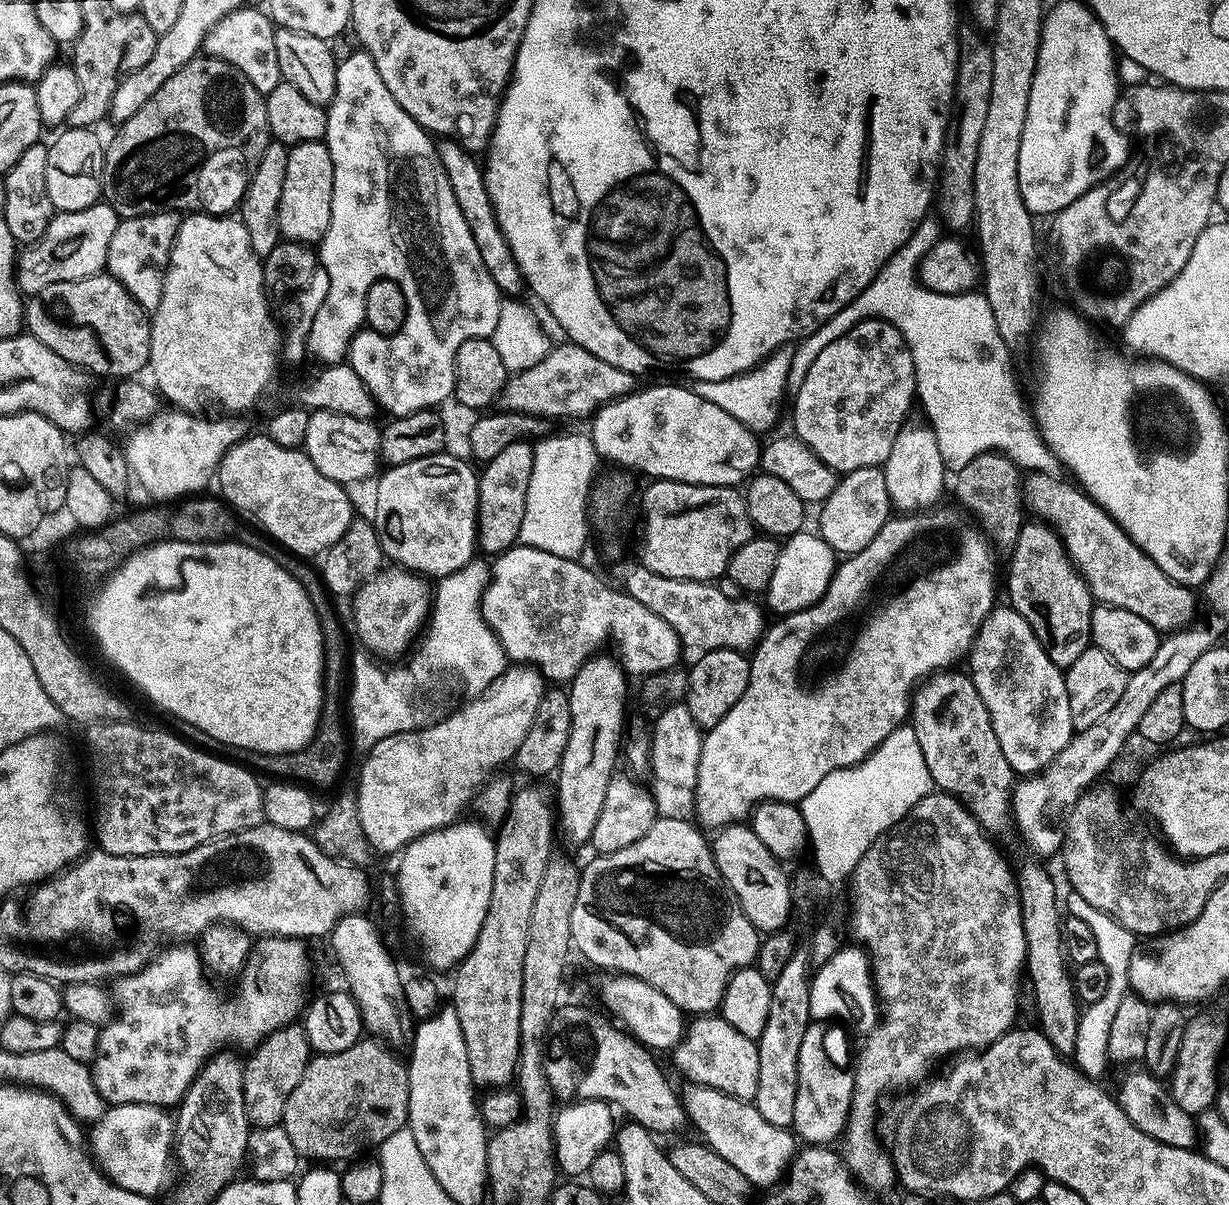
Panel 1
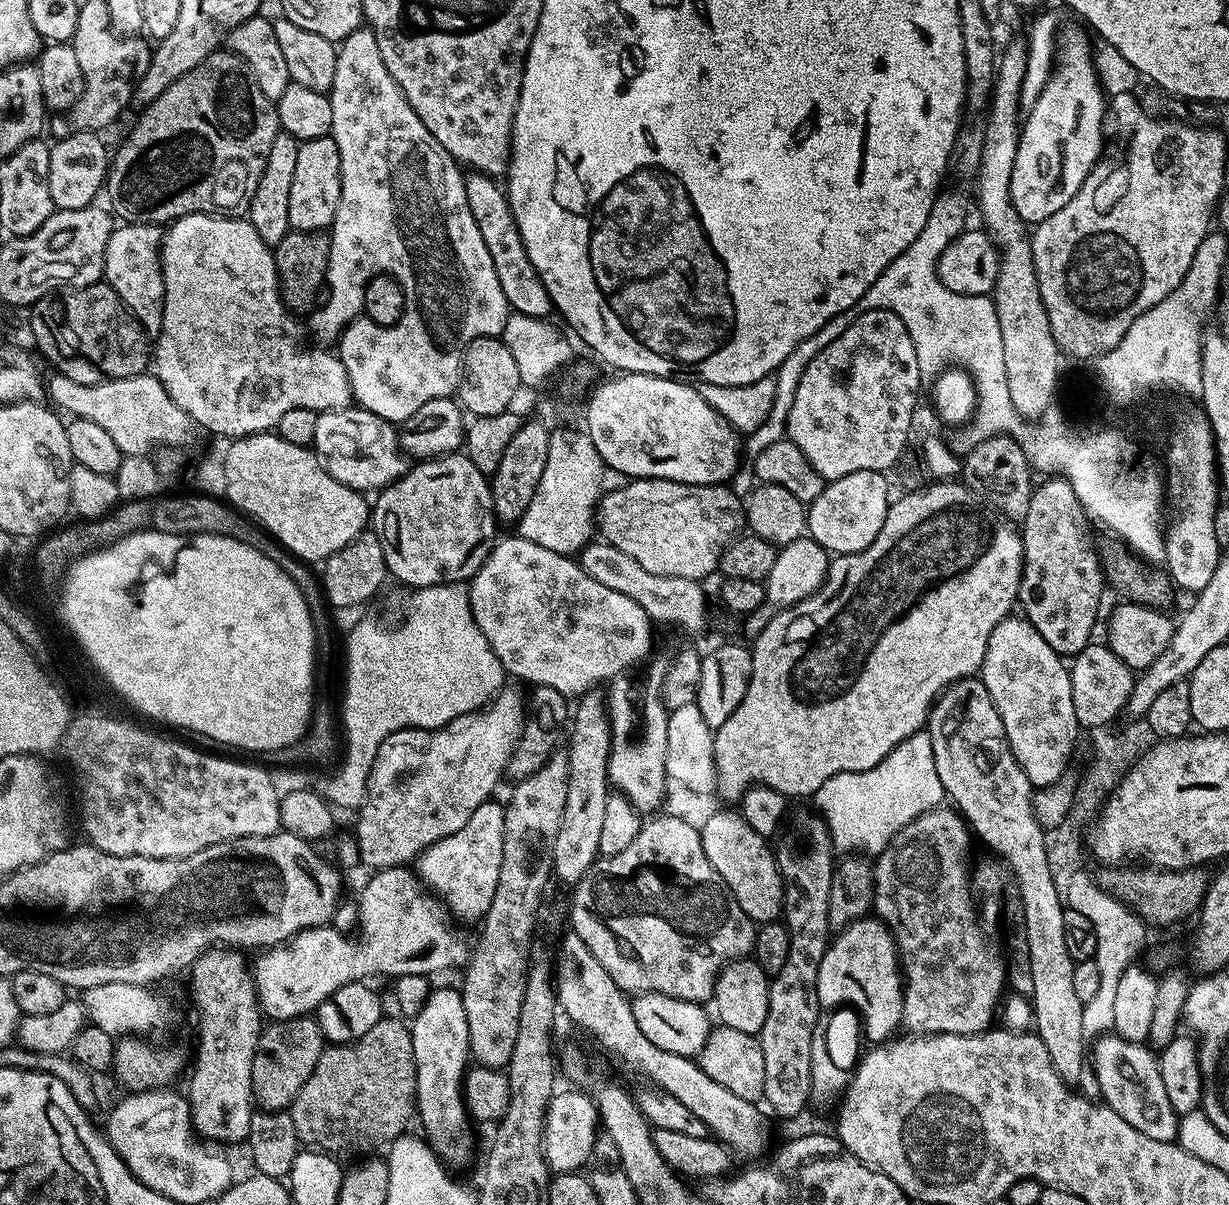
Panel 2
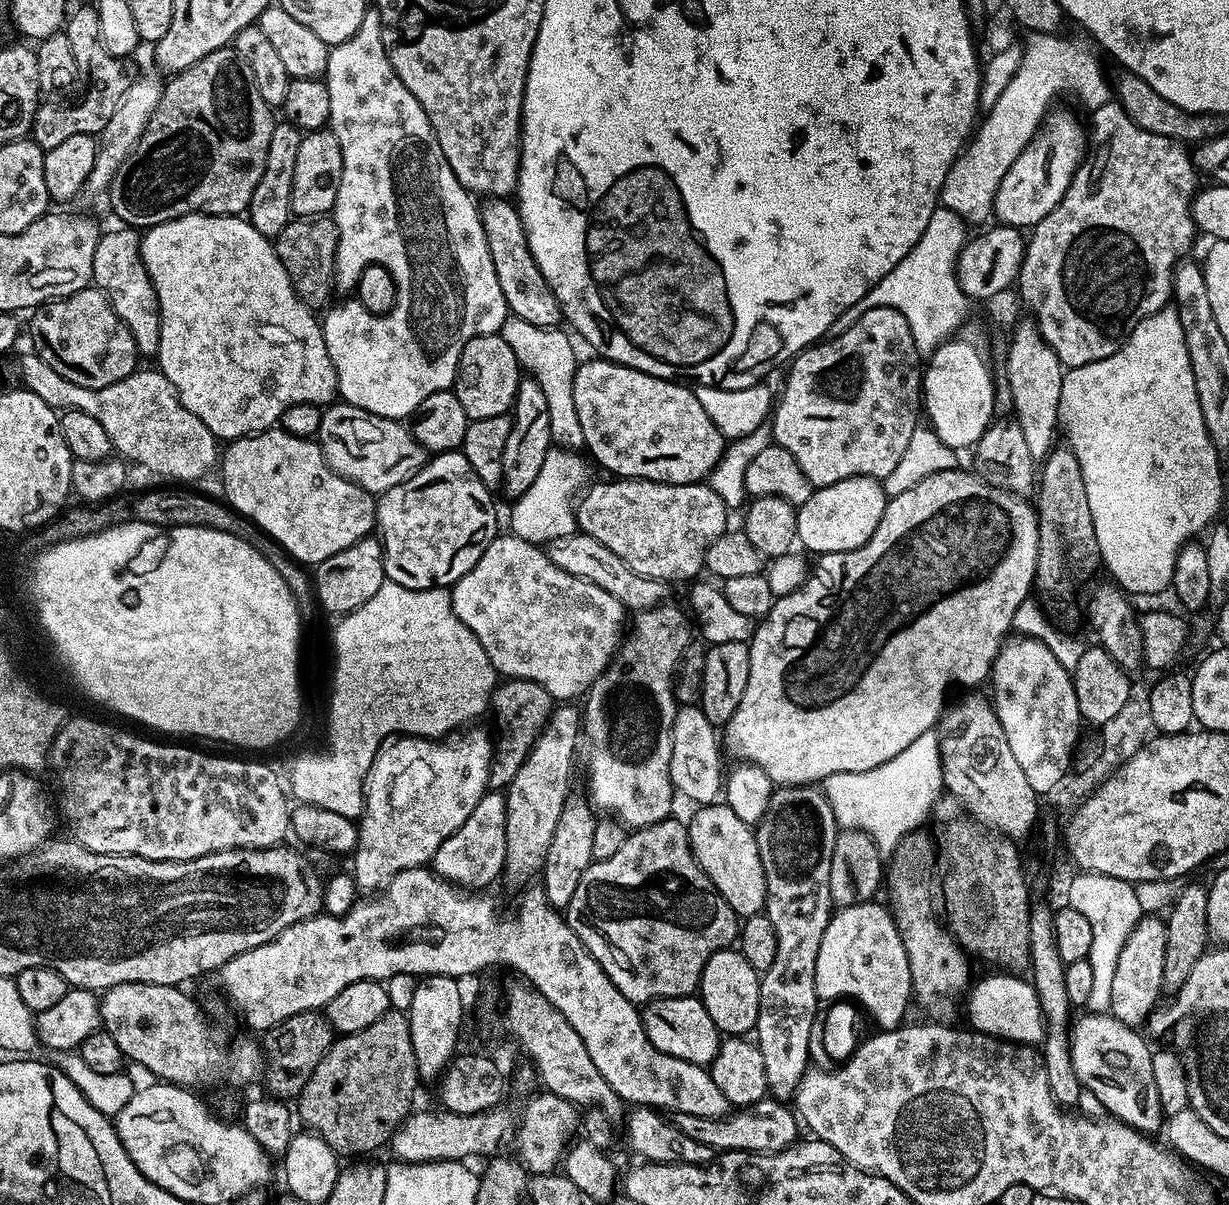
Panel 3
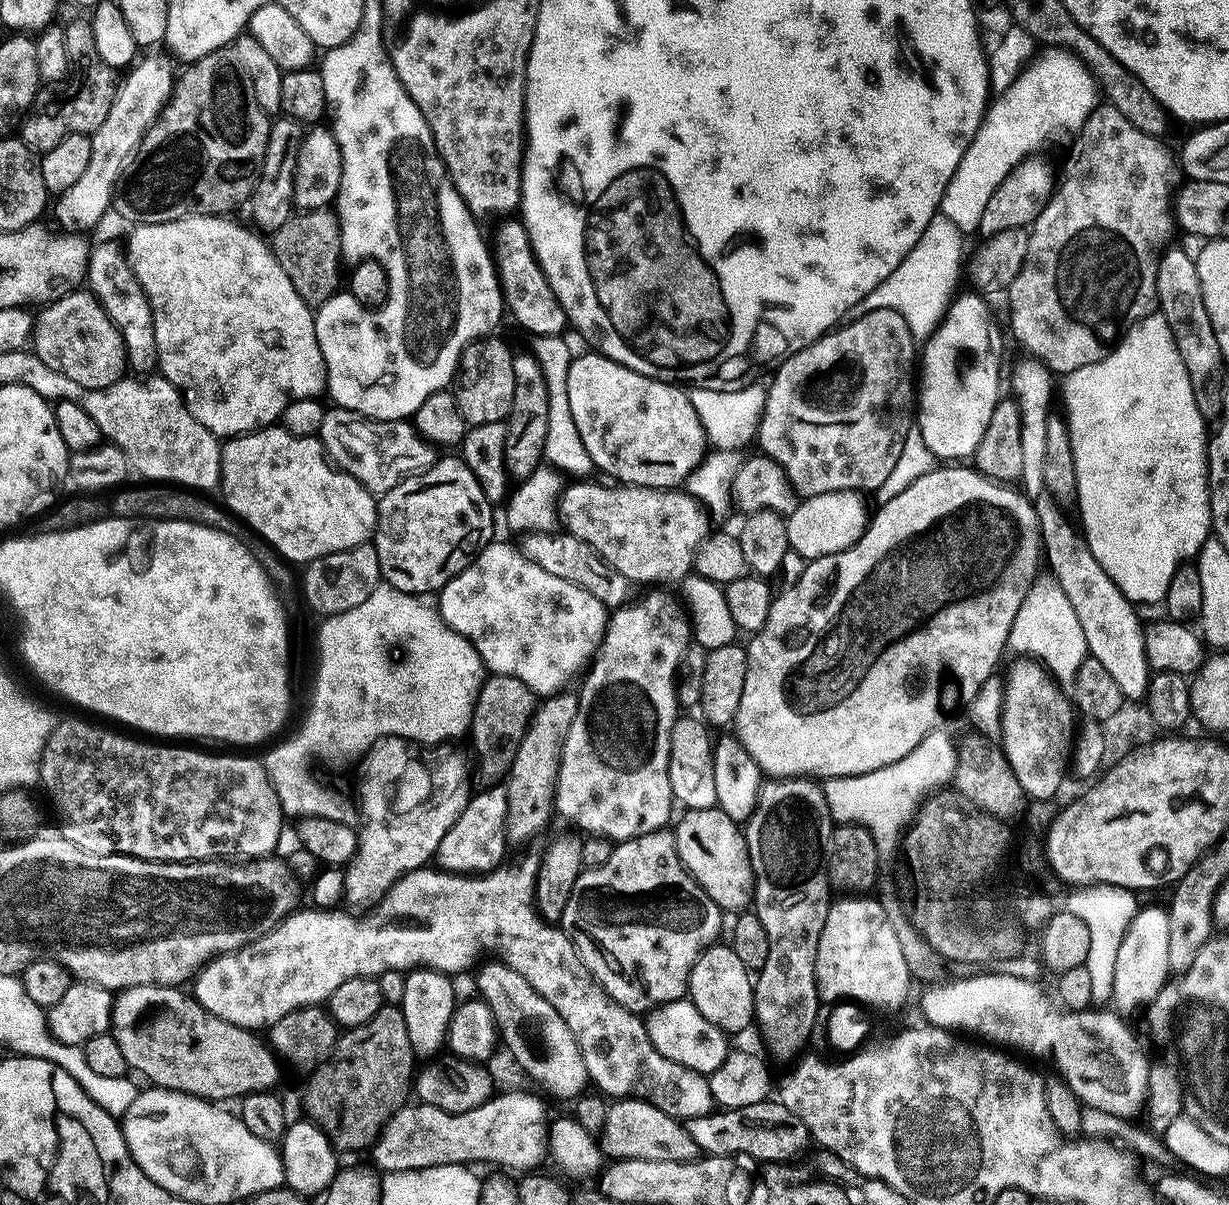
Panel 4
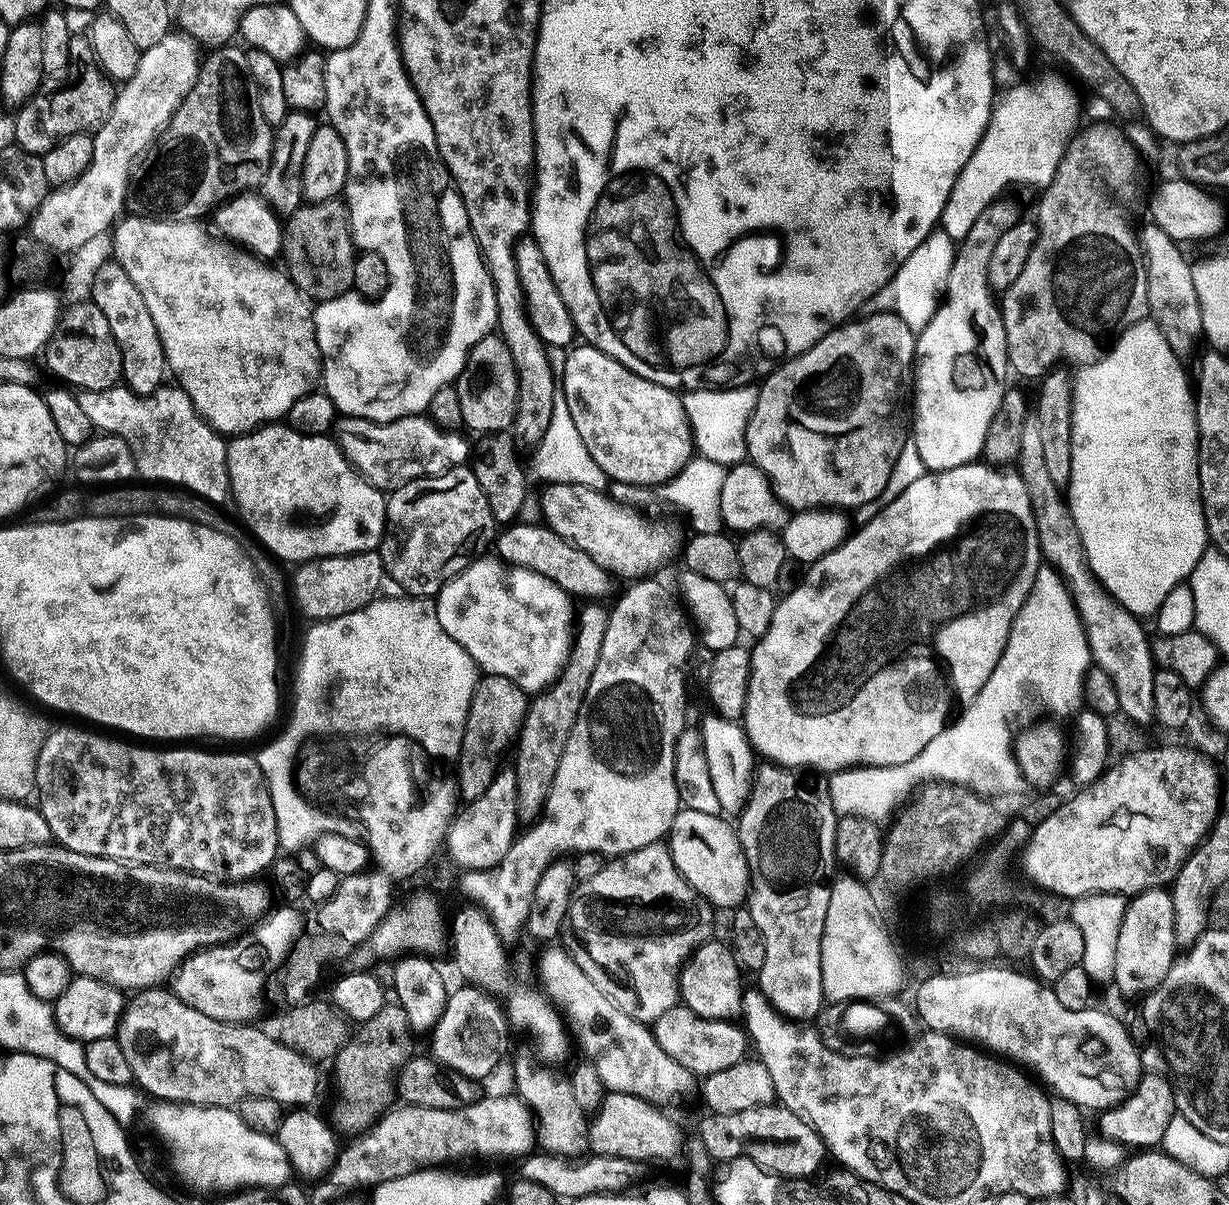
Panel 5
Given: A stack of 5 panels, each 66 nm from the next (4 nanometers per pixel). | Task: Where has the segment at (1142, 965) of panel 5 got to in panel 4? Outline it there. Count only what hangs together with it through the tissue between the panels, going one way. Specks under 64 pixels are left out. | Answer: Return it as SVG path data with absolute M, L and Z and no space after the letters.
M1163 907L1137 911L1118 948L1111 1003L1121 1013L1143 1009L1170 979L1170 918Z

